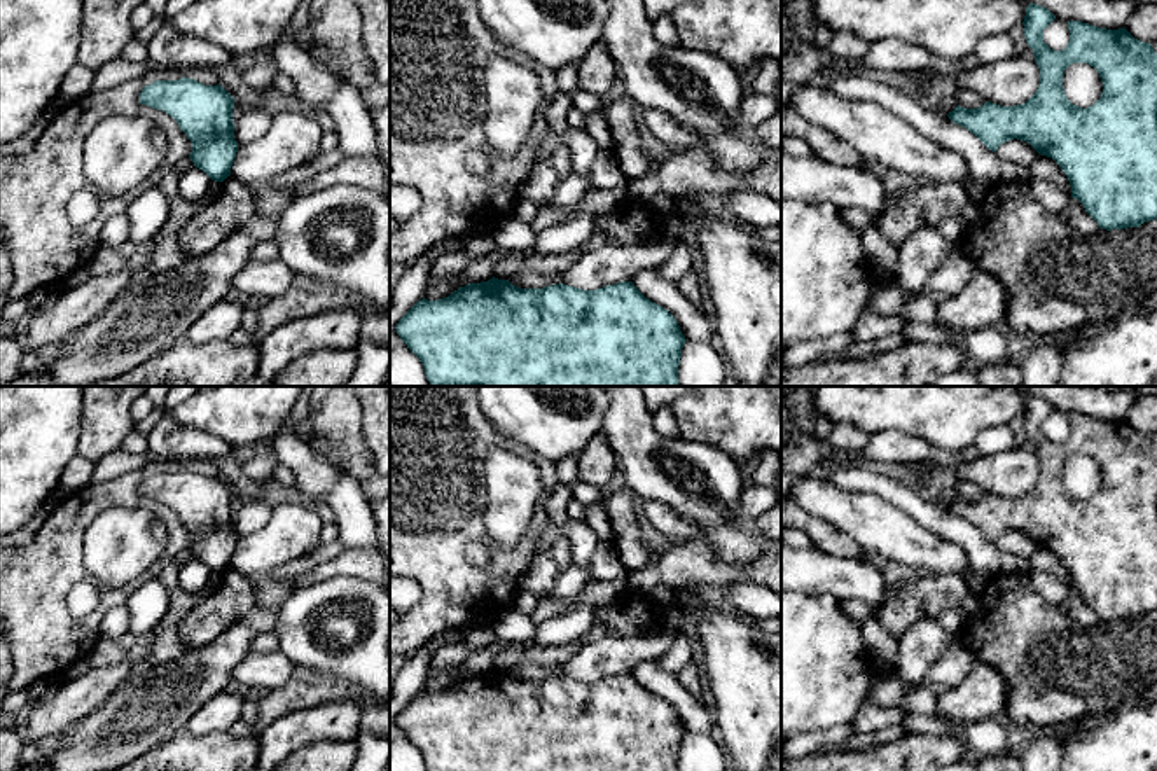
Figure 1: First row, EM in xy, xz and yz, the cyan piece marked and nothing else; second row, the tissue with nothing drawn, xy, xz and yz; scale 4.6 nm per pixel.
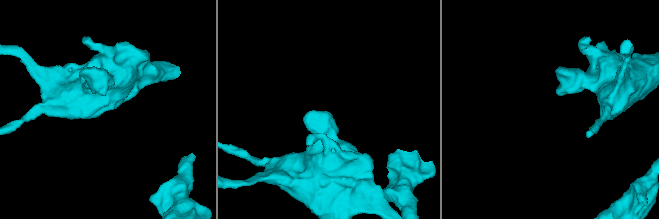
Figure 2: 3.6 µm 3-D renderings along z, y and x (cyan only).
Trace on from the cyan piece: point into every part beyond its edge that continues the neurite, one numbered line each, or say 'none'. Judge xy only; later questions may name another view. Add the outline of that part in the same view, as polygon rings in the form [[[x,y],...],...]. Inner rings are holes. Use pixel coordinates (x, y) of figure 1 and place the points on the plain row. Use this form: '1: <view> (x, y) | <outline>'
none

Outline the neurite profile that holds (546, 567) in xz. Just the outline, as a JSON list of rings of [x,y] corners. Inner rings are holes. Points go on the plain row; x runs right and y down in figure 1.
[[[559,537],[545,552],[531,559],[521,577],[521,587],[538,596],[545,596],[570,565],[570,542],[566,537]]]

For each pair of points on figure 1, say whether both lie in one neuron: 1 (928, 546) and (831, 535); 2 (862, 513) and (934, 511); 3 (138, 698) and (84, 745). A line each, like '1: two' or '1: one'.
1: two
2: two
3: one

